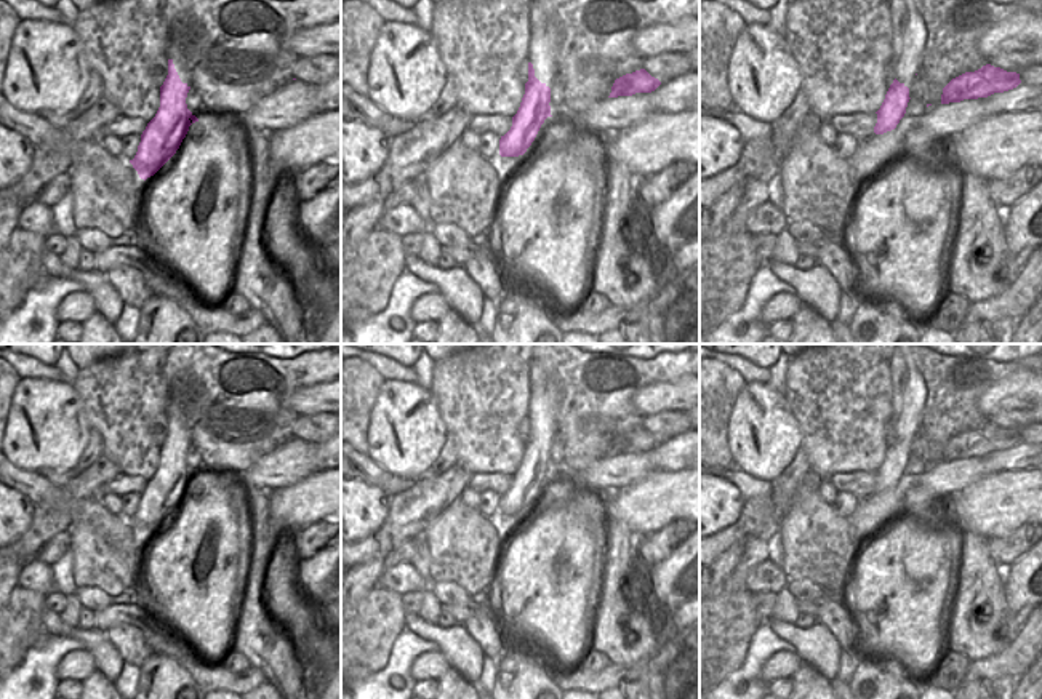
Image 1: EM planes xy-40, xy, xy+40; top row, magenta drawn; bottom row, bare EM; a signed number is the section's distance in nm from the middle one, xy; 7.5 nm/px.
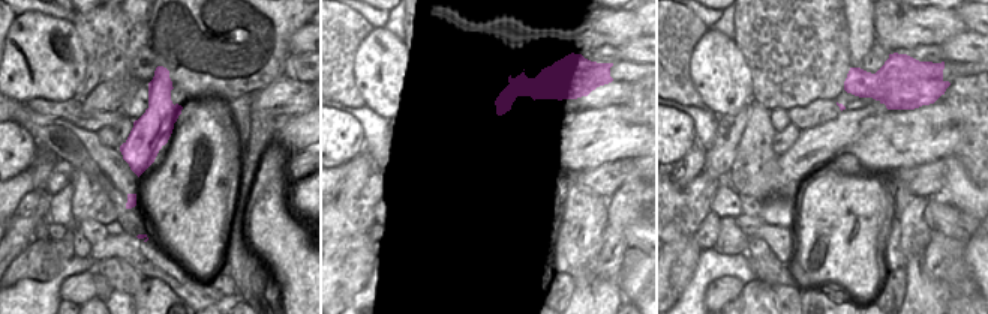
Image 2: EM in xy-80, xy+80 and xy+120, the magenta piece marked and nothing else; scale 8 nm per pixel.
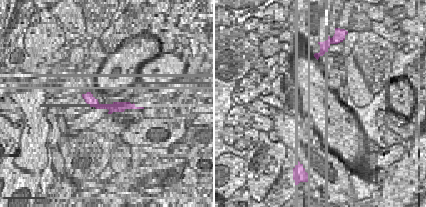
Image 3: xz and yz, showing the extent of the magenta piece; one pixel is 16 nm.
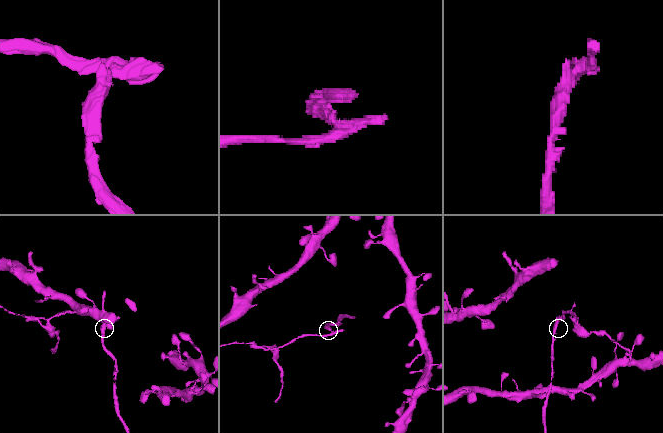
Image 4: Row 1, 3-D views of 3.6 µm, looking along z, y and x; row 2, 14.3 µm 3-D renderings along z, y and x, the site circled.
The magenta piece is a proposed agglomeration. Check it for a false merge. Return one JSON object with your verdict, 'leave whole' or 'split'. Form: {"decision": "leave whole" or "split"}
{"decision": "split"}

